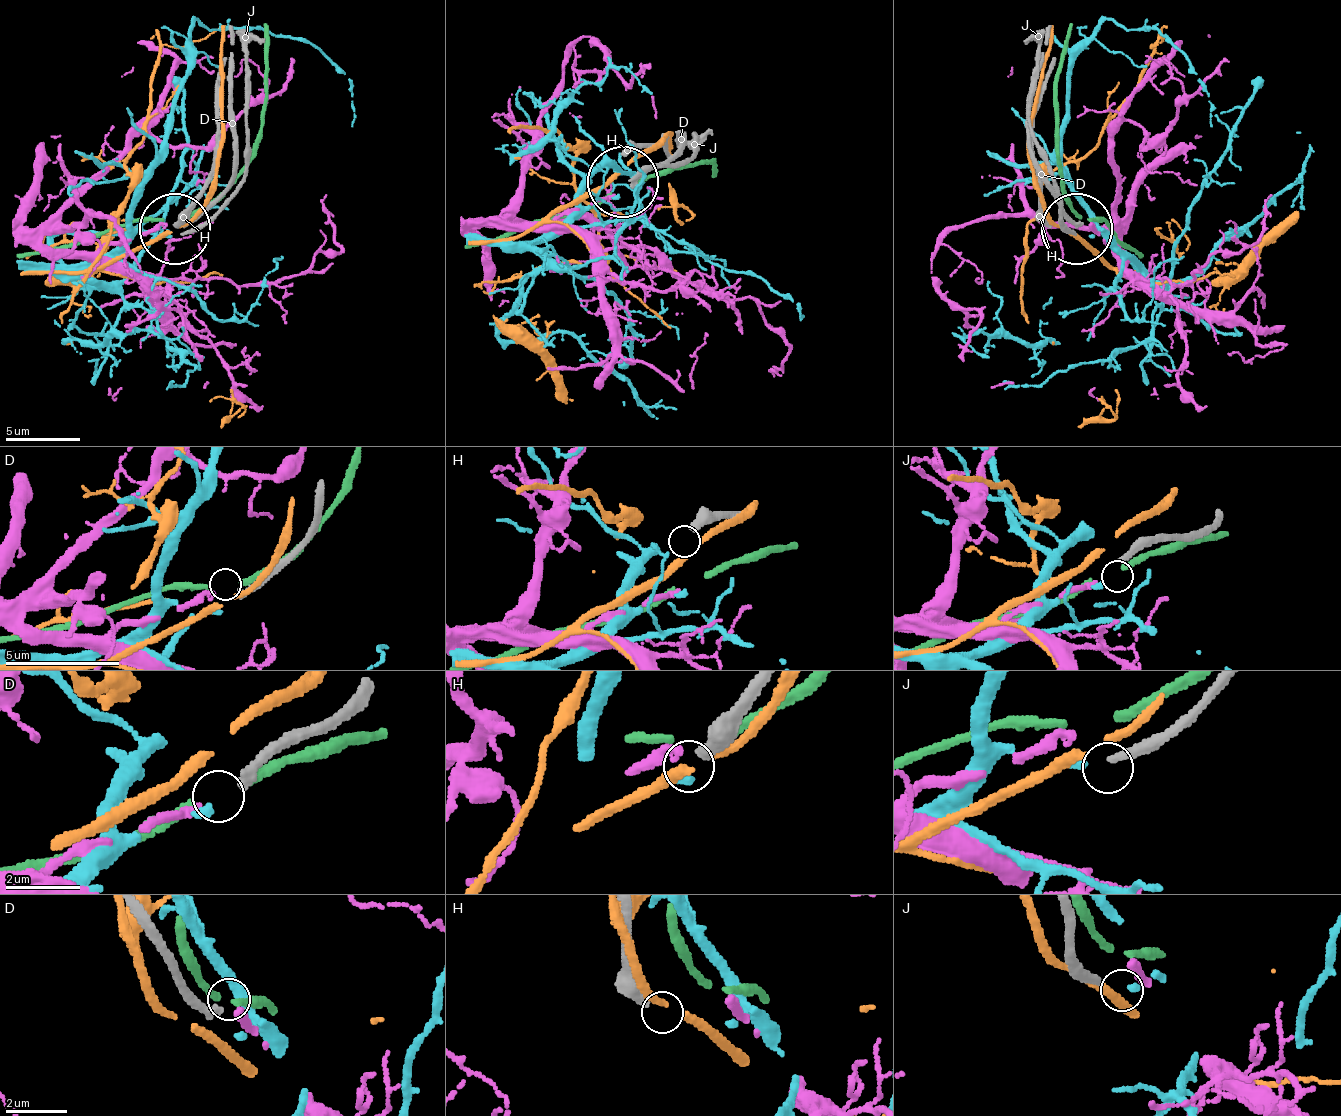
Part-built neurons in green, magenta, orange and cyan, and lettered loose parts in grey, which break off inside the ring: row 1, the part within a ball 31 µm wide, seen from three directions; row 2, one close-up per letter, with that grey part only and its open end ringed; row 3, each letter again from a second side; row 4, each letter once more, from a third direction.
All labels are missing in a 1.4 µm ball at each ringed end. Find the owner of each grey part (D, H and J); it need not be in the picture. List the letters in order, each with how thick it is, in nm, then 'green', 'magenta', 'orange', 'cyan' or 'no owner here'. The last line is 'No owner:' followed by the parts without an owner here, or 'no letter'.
D: 280 nm | magenta
H: 360 nm | no owner here
J: 240 nm | cyan
No owner: H

